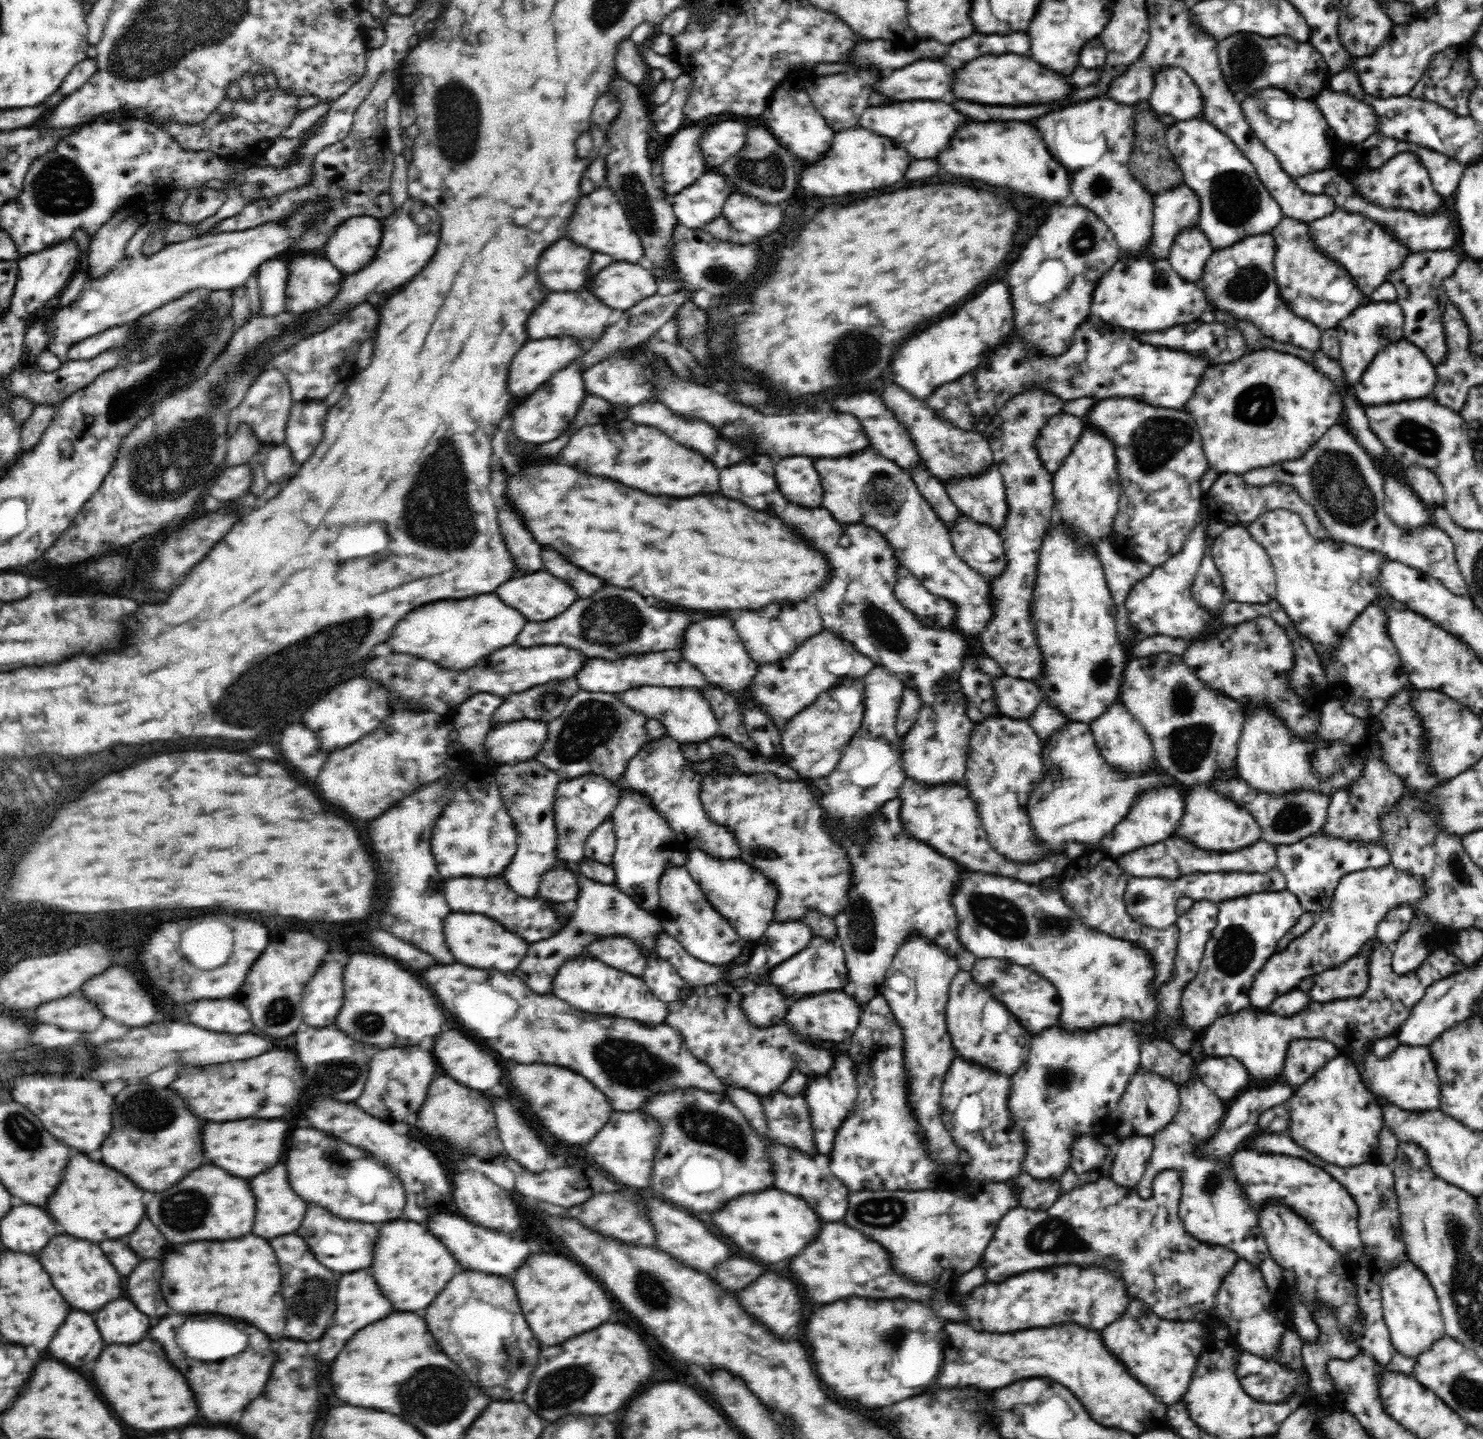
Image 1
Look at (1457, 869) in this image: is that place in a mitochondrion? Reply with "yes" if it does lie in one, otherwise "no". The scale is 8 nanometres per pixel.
yes

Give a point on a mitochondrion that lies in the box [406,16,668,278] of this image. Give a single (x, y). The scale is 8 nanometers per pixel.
(459, 116)

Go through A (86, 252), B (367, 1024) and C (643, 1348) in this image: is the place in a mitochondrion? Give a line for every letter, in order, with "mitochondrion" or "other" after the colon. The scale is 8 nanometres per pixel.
A: other
B: mitochondrion
C: other

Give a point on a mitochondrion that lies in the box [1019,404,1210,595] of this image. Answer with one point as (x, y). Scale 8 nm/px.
(1155, 444)

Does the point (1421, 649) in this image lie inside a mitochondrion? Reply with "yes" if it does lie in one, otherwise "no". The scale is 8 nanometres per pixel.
yes

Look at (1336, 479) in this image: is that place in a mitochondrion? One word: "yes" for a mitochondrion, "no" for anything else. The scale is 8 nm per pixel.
yes

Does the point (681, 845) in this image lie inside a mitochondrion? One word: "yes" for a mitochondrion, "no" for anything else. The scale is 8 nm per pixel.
no

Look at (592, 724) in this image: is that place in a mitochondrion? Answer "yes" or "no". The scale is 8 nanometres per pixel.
yes

